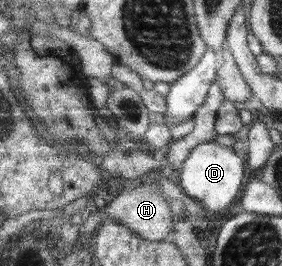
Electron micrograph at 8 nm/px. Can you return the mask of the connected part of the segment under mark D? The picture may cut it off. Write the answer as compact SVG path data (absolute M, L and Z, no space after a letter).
M202 142L195 147L183 163L179 172L174 176L177 184L189 197L198 199L209 213L223 211L234 203L234 199L243 190L246 177L244 157L238 157L230 147L218 142Z

